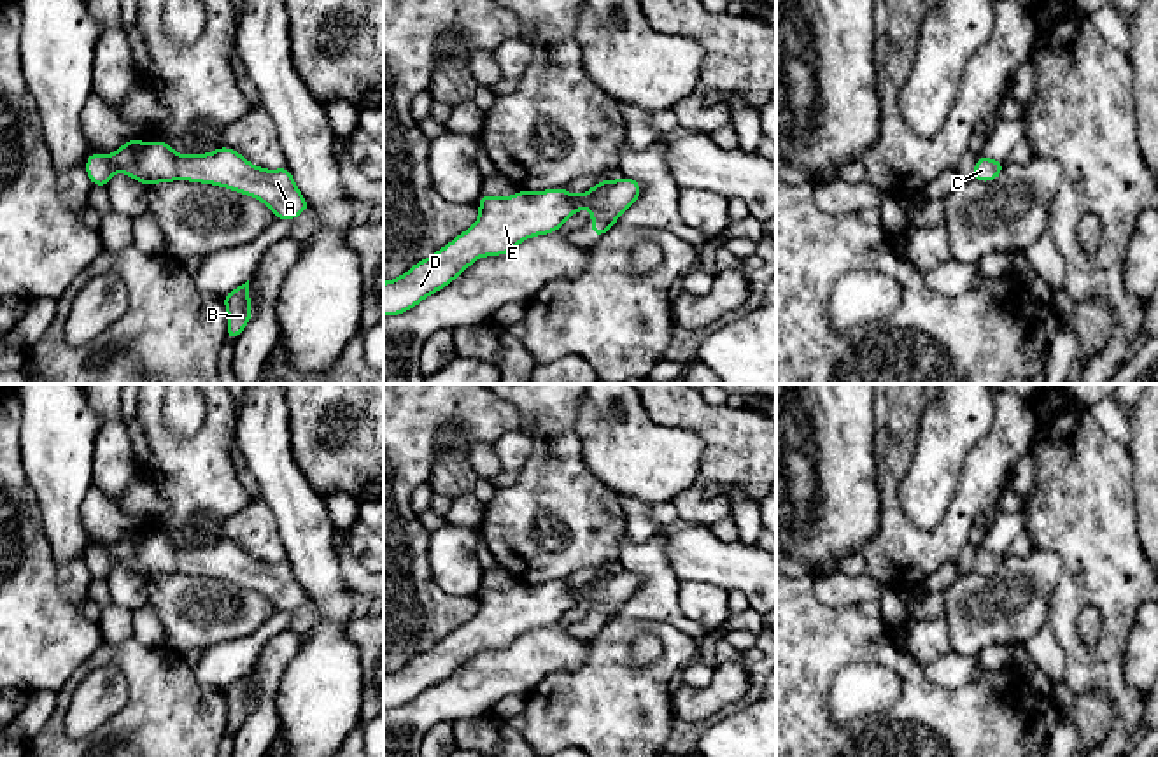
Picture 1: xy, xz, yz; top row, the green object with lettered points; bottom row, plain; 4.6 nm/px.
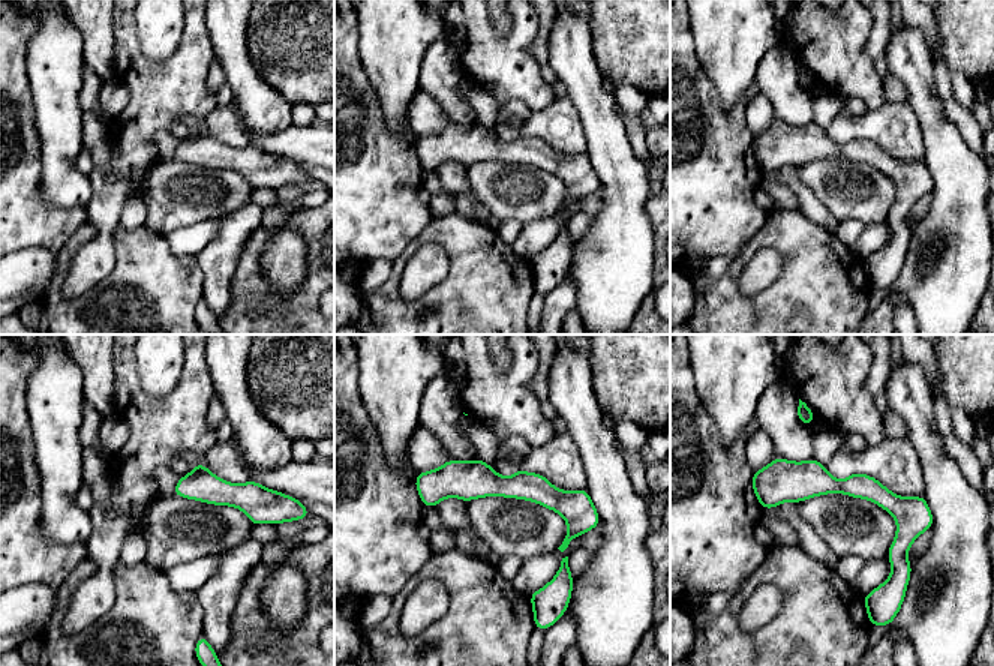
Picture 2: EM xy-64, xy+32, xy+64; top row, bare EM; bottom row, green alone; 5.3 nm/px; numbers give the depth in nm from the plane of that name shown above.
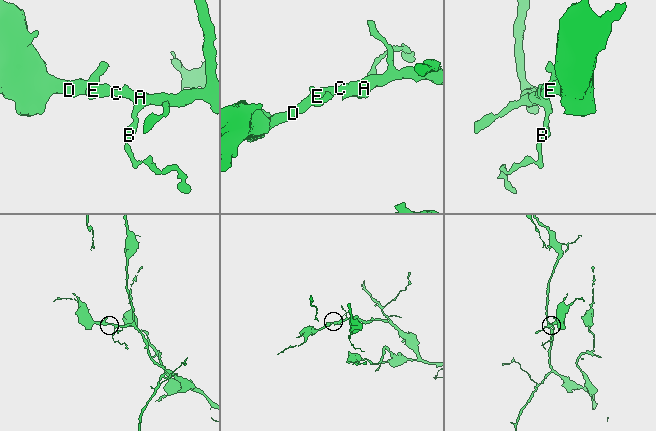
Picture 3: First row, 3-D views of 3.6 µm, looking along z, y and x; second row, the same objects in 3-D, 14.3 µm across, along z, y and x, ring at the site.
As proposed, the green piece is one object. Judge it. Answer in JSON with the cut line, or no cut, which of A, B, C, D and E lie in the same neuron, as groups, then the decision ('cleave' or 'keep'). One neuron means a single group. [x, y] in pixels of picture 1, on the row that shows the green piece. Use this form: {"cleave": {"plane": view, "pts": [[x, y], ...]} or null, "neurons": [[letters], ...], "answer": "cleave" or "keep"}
{"cleave": null, "neurons": [["A", "B", "C", "D", "E"]], "answer": "keep"}

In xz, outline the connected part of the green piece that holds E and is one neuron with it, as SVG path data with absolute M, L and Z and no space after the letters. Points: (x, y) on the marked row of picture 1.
M625 175L620 180L603 179L585 195L571 195L566 187L517 191L508 198L482 193L480 214L471 228L401 277L384 282L384 315L412 310L482 256L508 254L526 238L559 231L585 205L592 210L592 237L599 238L641 191L641 184Z

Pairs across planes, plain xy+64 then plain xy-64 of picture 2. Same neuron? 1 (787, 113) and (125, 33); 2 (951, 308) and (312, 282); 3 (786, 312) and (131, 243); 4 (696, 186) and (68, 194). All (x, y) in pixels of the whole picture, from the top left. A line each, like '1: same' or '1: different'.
1: different
2: different
3: same
4: different

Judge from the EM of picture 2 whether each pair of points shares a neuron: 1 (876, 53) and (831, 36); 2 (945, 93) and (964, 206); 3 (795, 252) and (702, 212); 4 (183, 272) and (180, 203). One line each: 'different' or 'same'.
1: different
2: different
3: different
4: different

